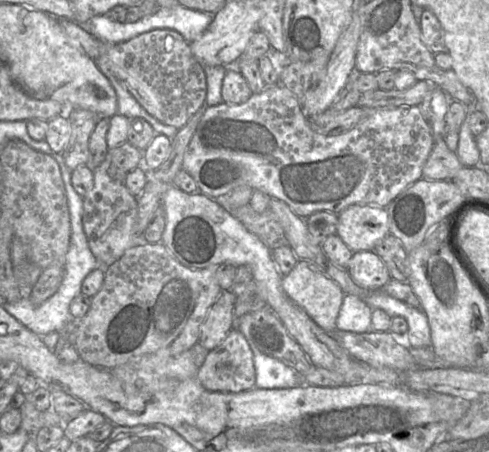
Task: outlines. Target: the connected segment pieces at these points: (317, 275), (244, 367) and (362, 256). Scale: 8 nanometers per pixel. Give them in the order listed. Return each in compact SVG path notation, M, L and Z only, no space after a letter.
M300 259L295 267L282 277L282 287L287 296L326 333L336 330L336 319L343 302L344 293L340 286L321 272L316 264Z
M232 329L227 337L207 354L196 377L206 390L212 392L239 393L255 387L253 353L239 329Z
M374 250L354 252L347 270L353 281L365 290L380 290L391 279L387 265Z

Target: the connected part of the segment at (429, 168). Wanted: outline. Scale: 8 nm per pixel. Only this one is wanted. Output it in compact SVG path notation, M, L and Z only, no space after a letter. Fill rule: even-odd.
M435 138L434 146L423 166L423 178L429 180L452 180L464 167L456 152L452 152L443 138Z

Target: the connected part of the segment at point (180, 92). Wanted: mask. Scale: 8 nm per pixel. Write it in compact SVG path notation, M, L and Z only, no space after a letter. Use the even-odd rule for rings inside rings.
M59 20L64 32L79 49L96 64L106 63L142 107L163 124L180 129L205 104L205 66L193 55L190 43L176 30L155 29L126 42L109 44L93 36L82 24Z

